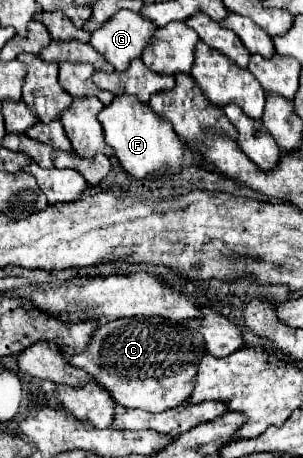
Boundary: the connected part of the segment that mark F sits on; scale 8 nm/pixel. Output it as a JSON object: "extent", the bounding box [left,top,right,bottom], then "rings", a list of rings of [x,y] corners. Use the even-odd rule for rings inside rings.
{"extent":[99,94,185,178],"rings":[[[123,94],[123,98],[113,98],[111,104],[103,106],[99,122],[103,124],[107,144],[115,150],[121,166],[133,178],[157,178],[163,172],[179,174],[181,158],[185,154],[183,140],[171,130],[171,124],[165,118],[151,110],[151,106],[143,106],[137,98],[127,98]]]}

